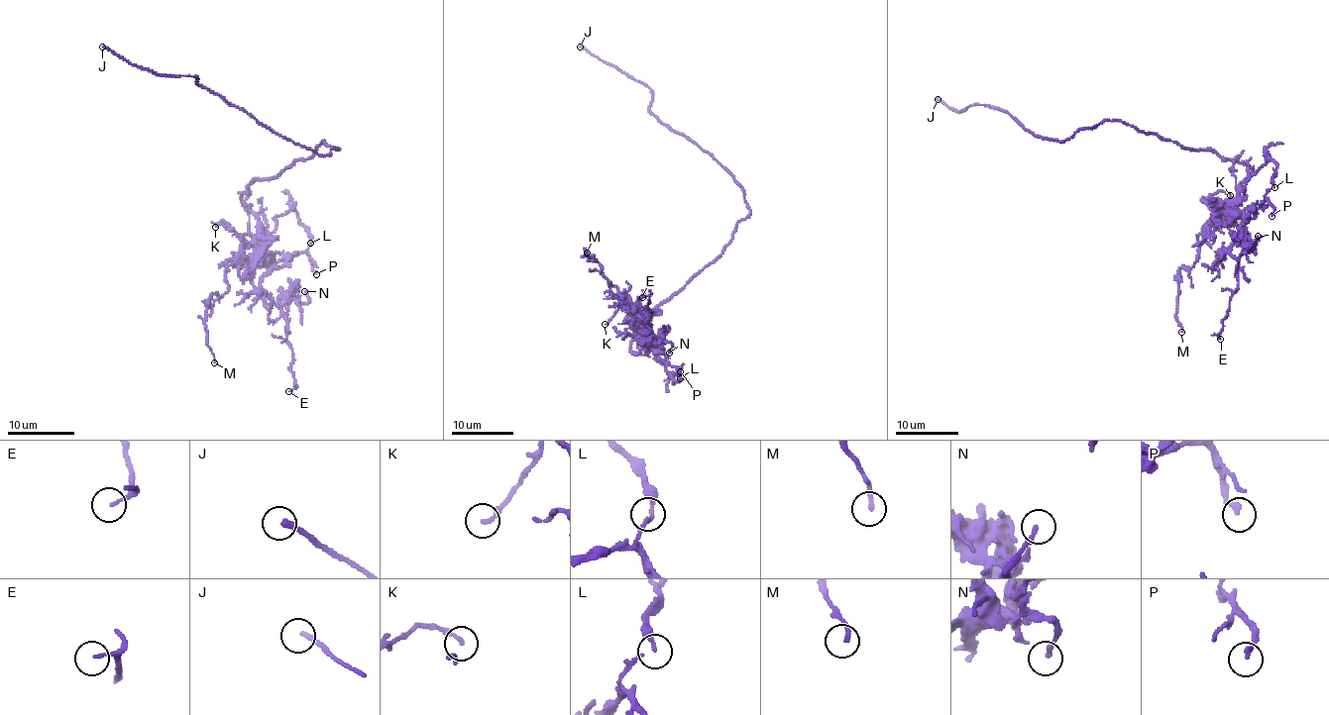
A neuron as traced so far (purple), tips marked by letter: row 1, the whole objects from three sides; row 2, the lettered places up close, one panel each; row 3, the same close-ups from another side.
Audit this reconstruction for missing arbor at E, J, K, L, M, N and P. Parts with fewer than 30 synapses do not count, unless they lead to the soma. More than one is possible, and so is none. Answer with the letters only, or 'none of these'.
J

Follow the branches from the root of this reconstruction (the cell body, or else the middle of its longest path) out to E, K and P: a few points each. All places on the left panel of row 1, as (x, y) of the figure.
E: (311, 156), (254, 181), (242, 199), (258, 219), (268, 265), (261, 288), (287, 322), (288, 391)
K: (311, 156), (277, 175), (254, 181), (243, 194), (241, 202), (258, 219), (257, 249), (223, 221), (215, 227)
P: (311, 156), (277, 175), (252, 182), (241, 202), (258, 219), (258, 251), (270, 255), (304, 253), (316, 274)

